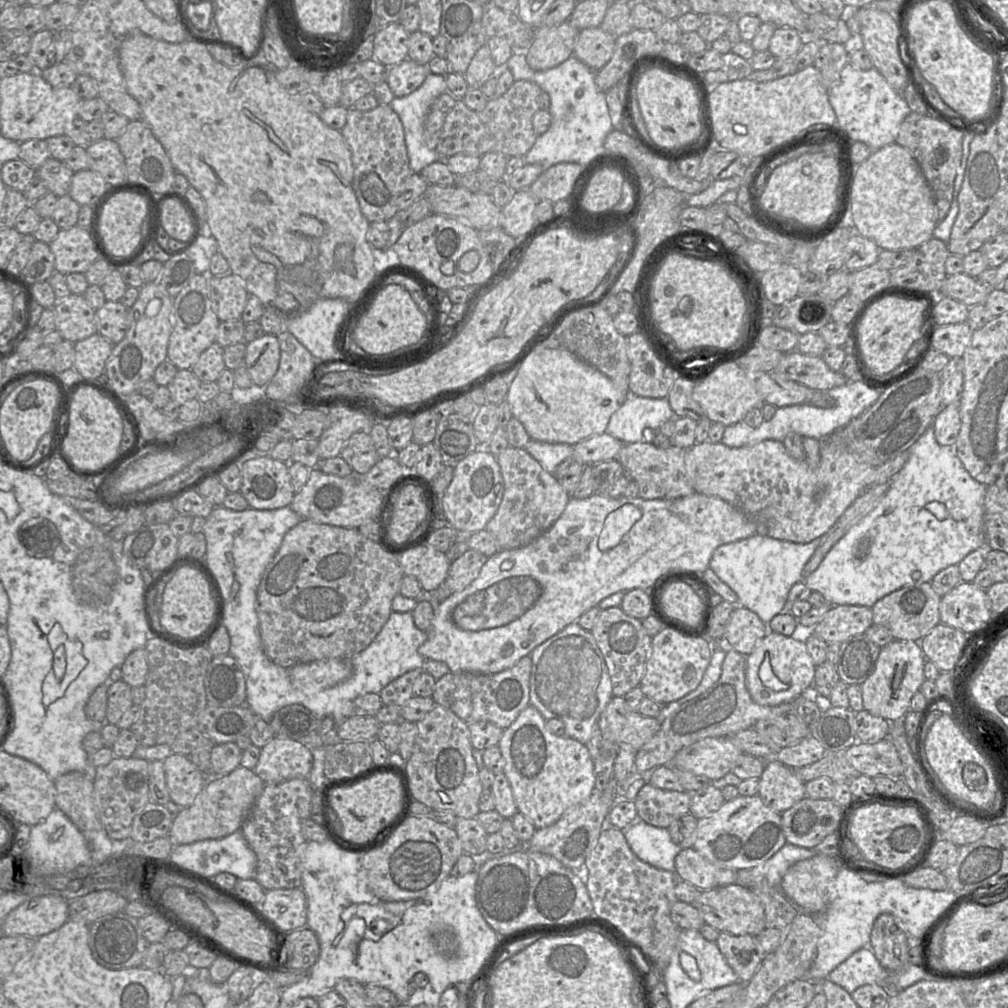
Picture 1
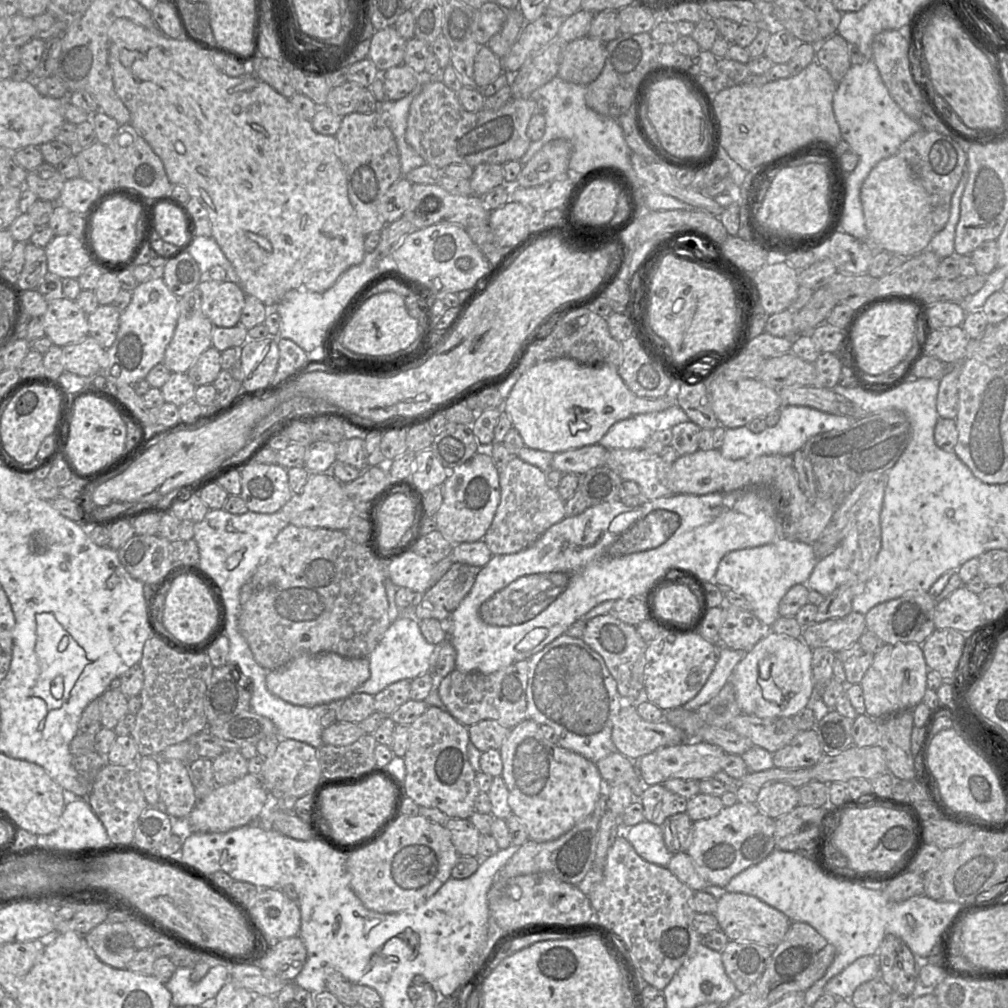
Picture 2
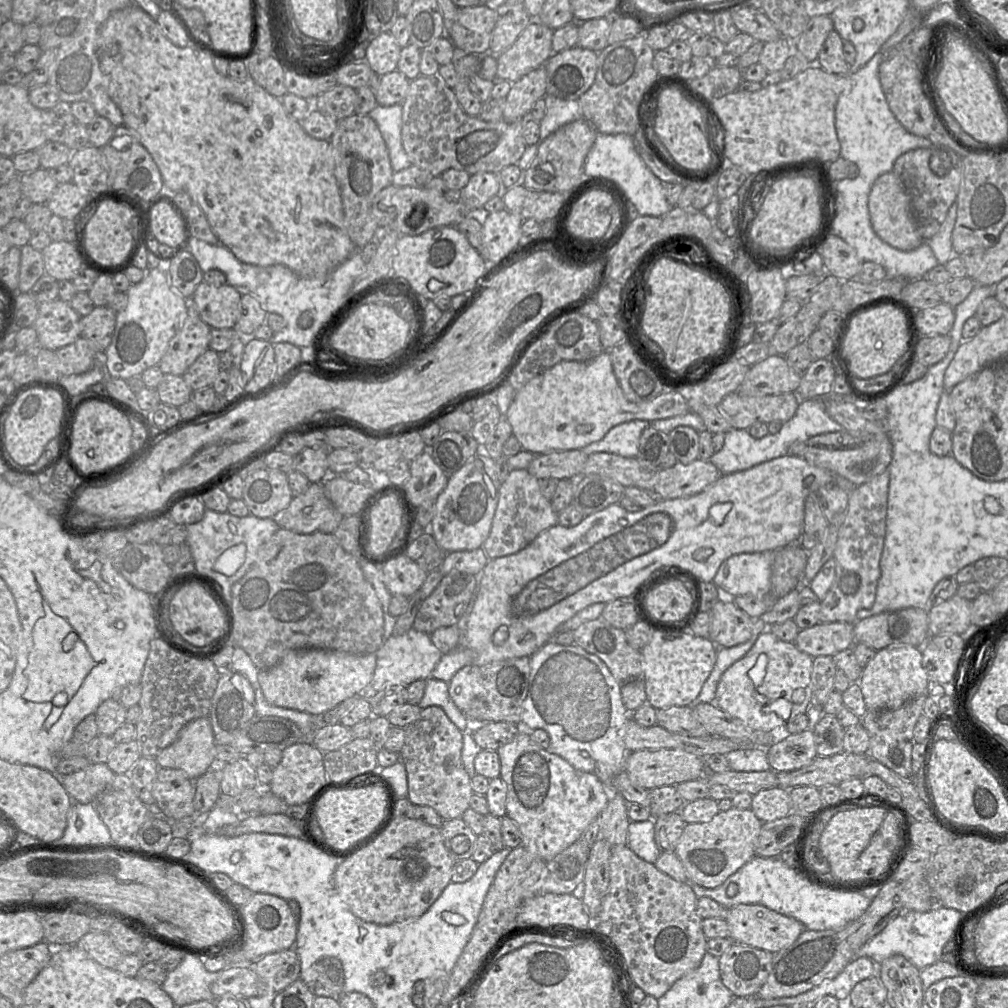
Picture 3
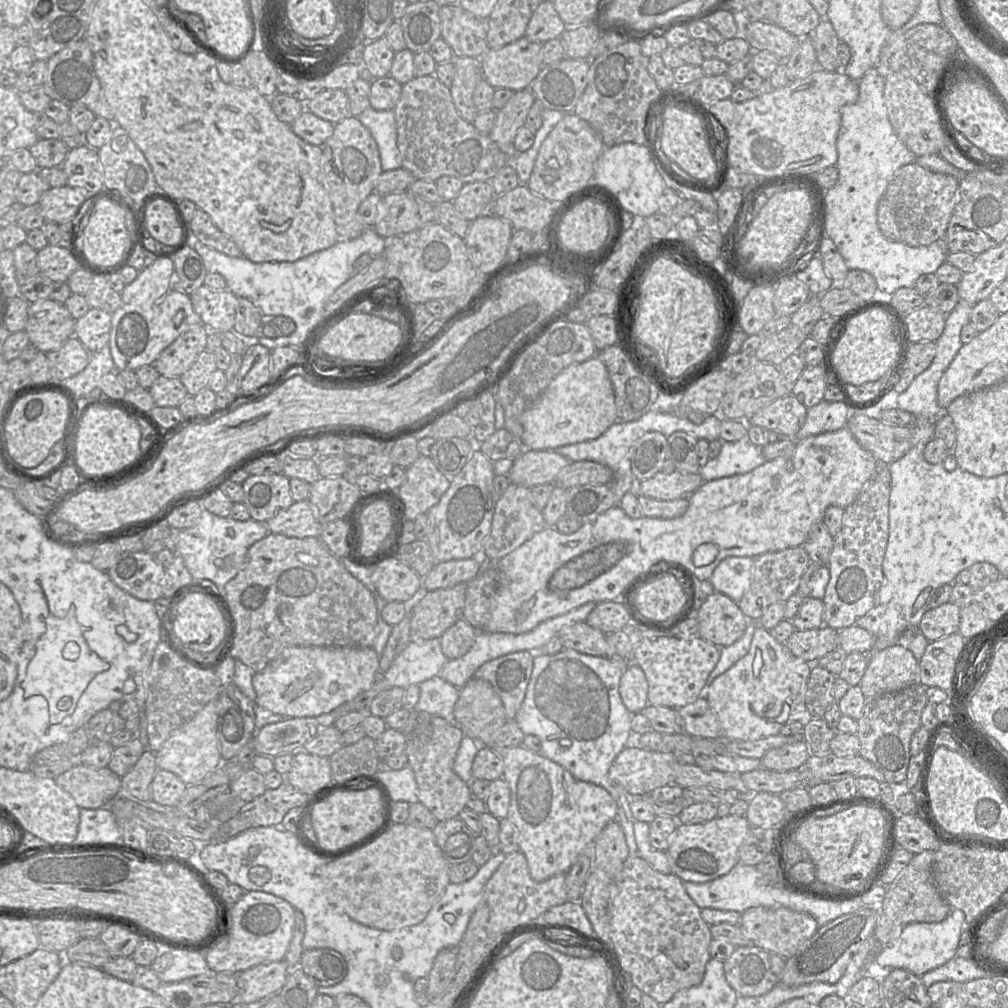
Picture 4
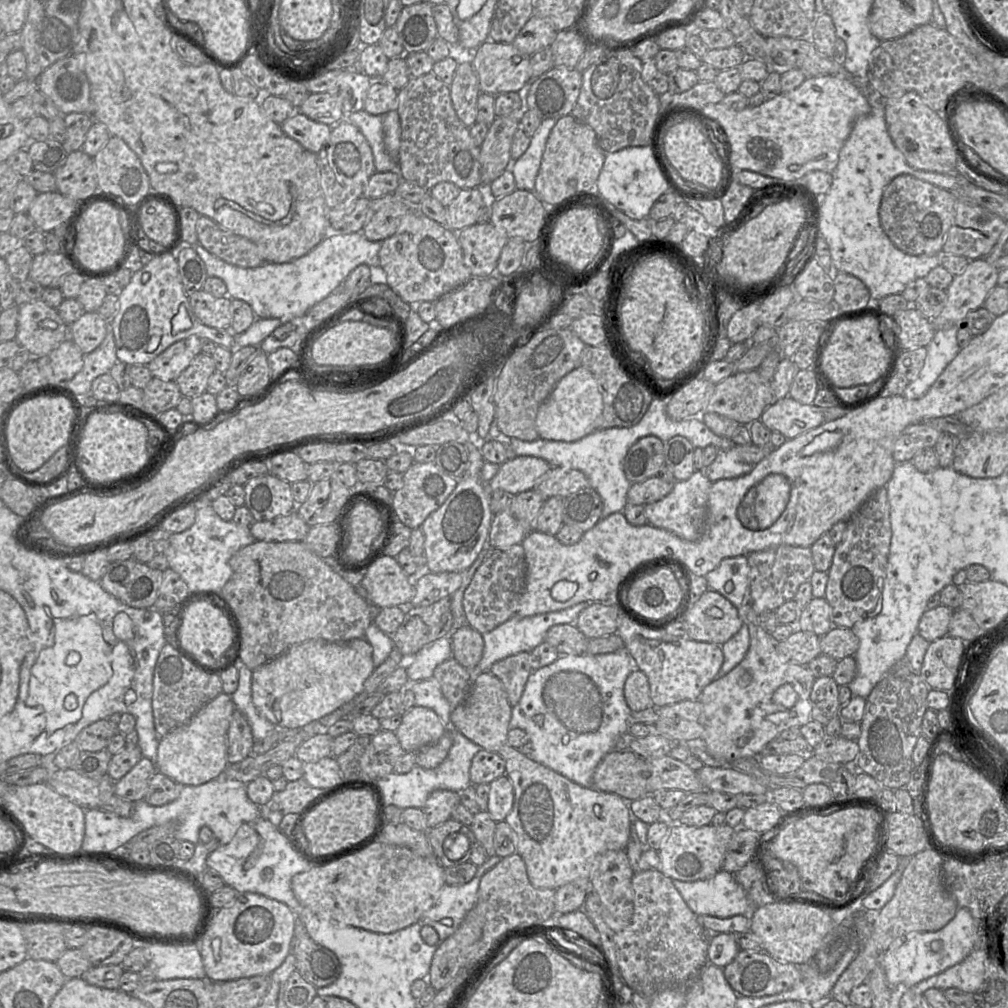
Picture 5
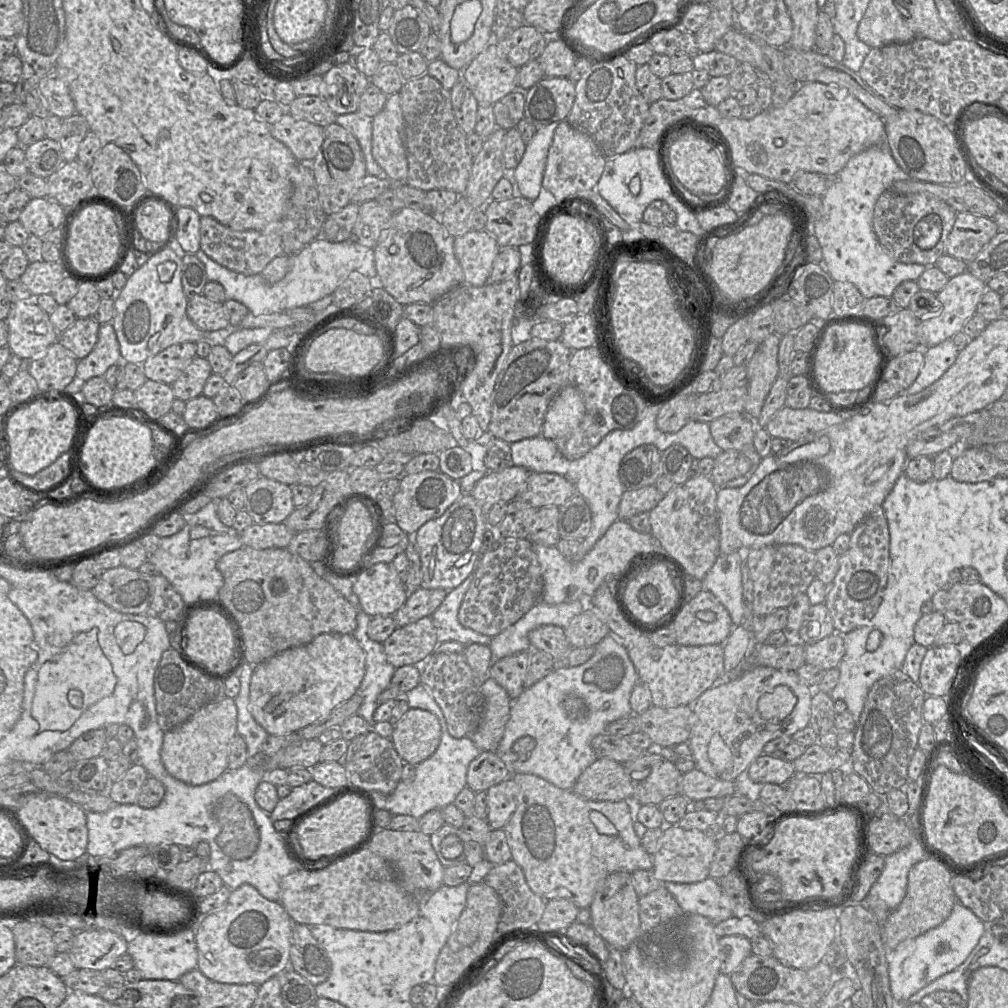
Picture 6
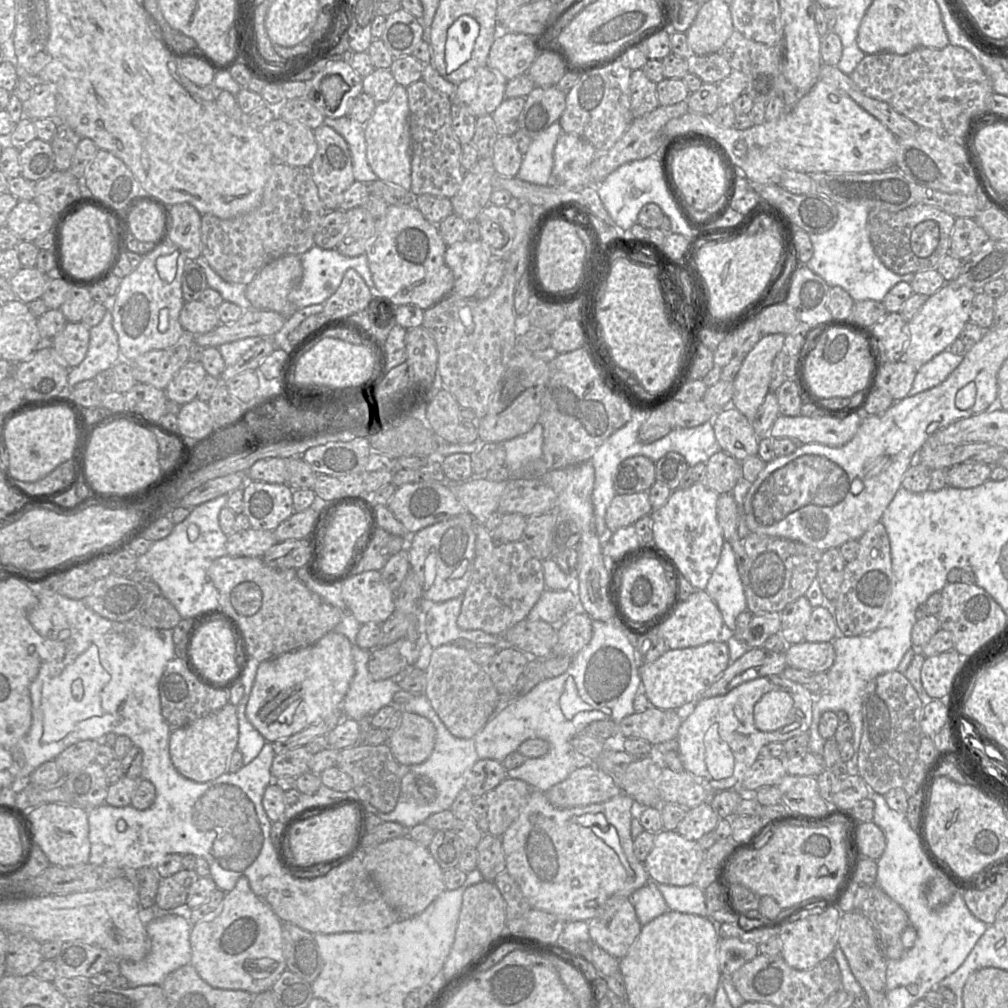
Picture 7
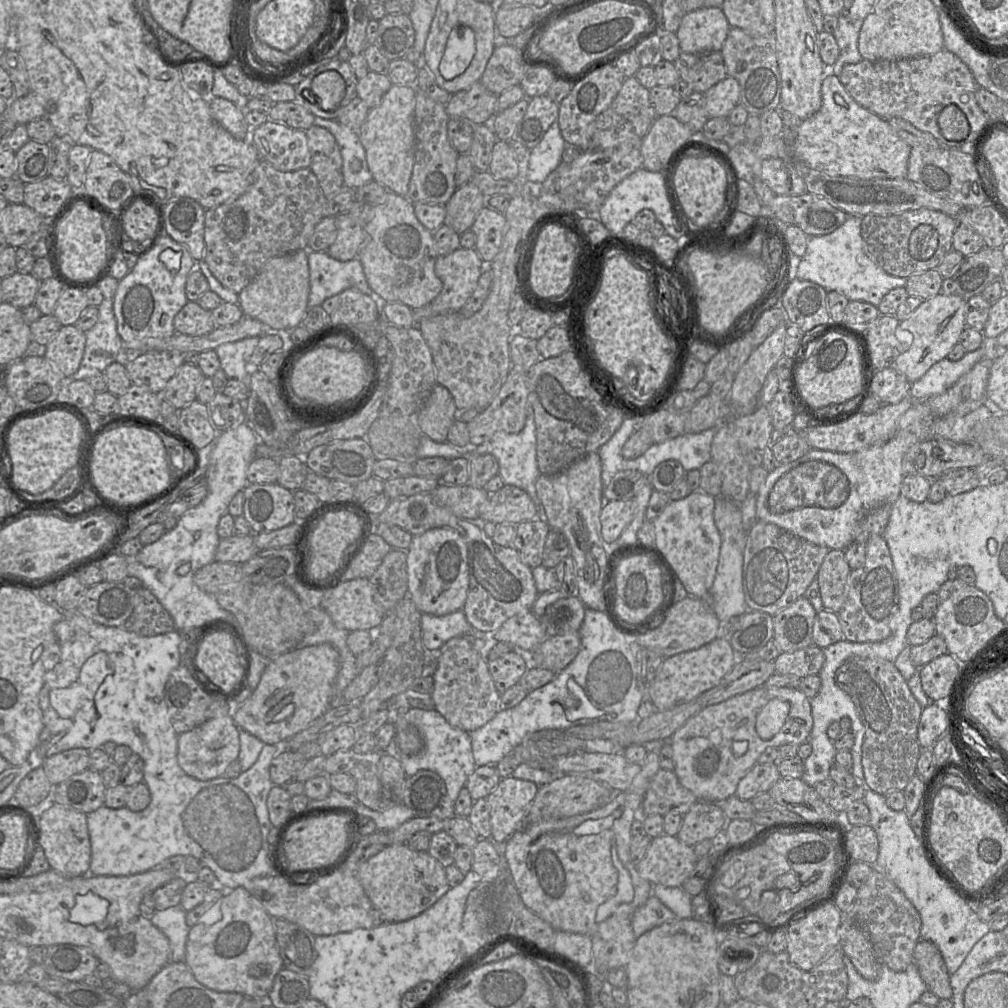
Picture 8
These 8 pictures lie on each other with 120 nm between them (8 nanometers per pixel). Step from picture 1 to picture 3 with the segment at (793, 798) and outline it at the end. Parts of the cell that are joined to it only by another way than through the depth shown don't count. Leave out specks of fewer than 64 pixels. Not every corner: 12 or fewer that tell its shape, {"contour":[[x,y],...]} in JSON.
{"contour":[[772,787],[752,797],[763,823],[792,812],[789,789]]}

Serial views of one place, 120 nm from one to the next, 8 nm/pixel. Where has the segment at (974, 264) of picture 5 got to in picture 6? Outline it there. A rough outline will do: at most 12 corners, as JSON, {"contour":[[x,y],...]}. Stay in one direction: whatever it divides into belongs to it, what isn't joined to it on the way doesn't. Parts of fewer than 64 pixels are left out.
{"contour":[[965,271],[921,319],[920,348],[951,339],[976,313],[987,282]]}

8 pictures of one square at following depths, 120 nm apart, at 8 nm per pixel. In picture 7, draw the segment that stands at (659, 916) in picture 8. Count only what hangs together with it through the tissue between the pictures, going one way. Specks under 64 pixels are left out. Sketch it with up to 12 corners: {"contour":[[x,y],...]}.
{"contour":[[652,880],[630,898],[642,926],[669,910]]}

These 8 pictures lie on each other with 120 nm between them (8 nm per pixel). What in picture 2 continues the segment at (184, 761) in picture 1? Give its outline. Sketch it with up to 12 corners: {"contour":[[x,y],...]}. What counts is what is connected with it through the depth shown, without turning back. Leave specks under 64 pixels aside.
{"contour":[[160,760],[158,792],[186,821],[198,802],[188,765]]}

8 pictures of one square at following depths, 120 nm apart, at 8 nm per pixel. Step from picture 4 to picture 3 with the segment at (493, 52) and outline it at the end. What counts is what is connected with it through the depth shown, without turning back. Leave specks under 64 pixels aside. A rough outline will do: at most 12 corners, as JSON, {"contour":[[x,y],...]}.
{"contour":[[533,19],[497,56],[497,79],[512,83],[553,54],[552,28]]}

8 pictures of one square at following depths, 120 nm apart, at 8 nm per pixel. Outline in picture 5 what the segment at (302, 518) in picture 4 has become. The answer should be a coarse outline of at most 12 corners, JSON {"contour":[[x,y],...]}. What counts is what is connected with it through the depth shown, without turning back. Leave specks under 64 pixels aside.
{"contour":[[295,509],[254,521],[257,541],[303,541],[310,528]]}

